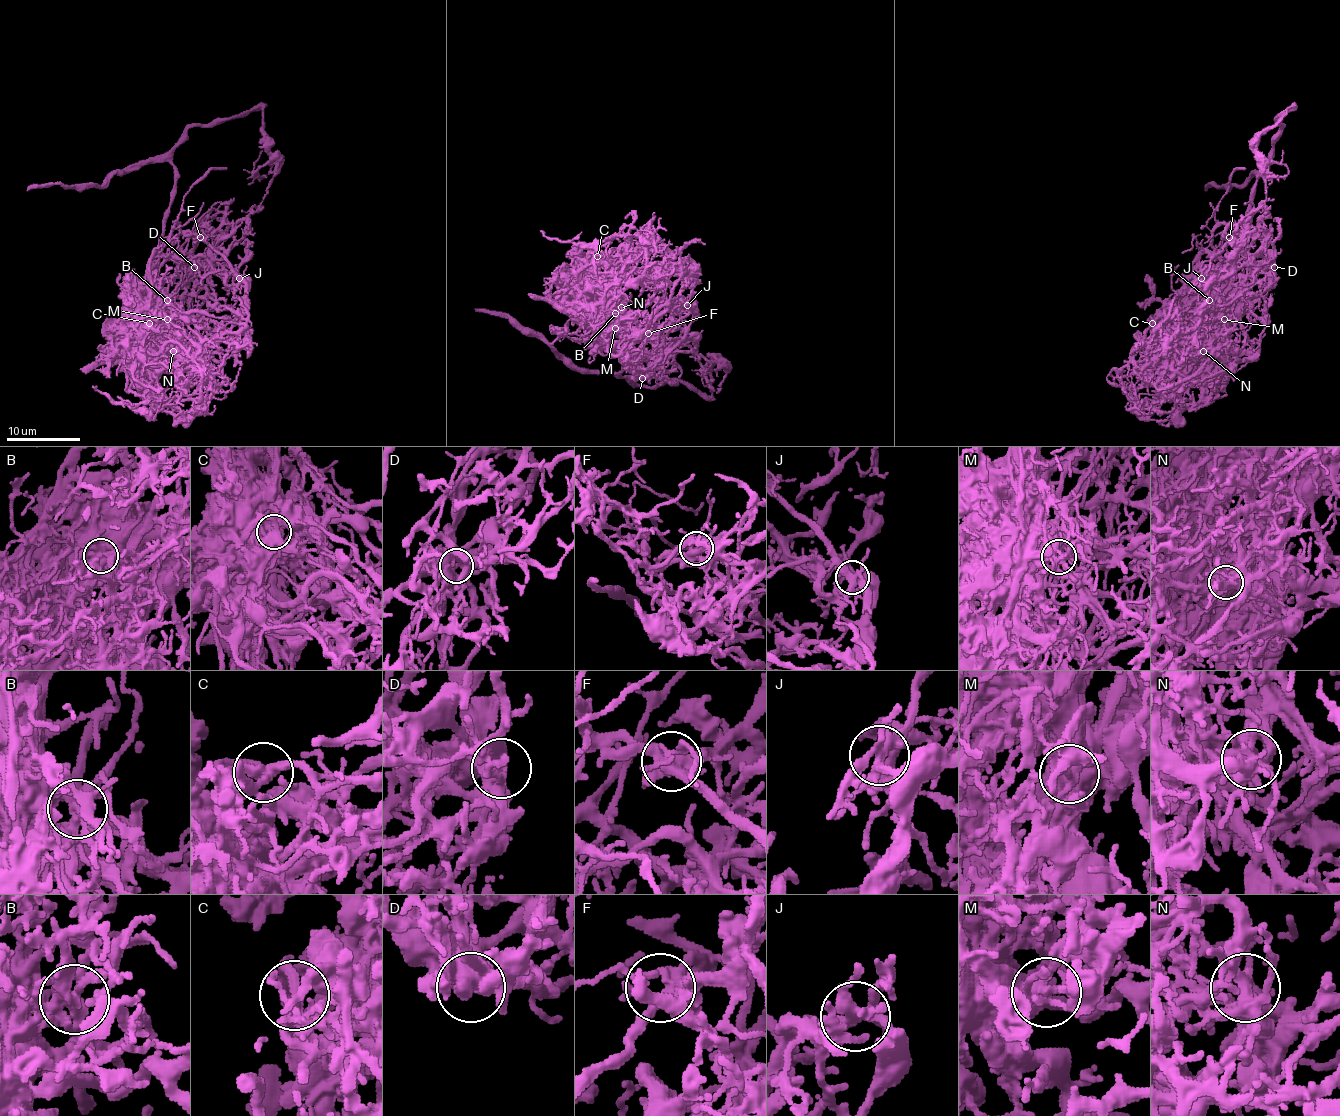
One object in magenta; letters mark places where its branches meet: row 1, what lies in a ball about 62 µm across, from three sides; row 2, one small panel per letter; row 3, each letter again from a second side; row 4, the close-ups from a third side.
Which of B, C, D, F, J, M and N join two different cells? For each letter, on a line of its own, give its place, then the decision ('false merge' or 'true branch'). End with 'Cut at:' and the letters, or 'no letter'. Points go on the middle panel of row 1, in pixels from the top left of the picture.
B: at (615, 313); true branch
C: at (597, 256); true branch
D: at (642, 378); true branch
F: at (648, 333); true branch
J: at (687, 305); true branch
M: at (615, 328); true branch
N: at (621, 307); true branch
Cut at: no letter

